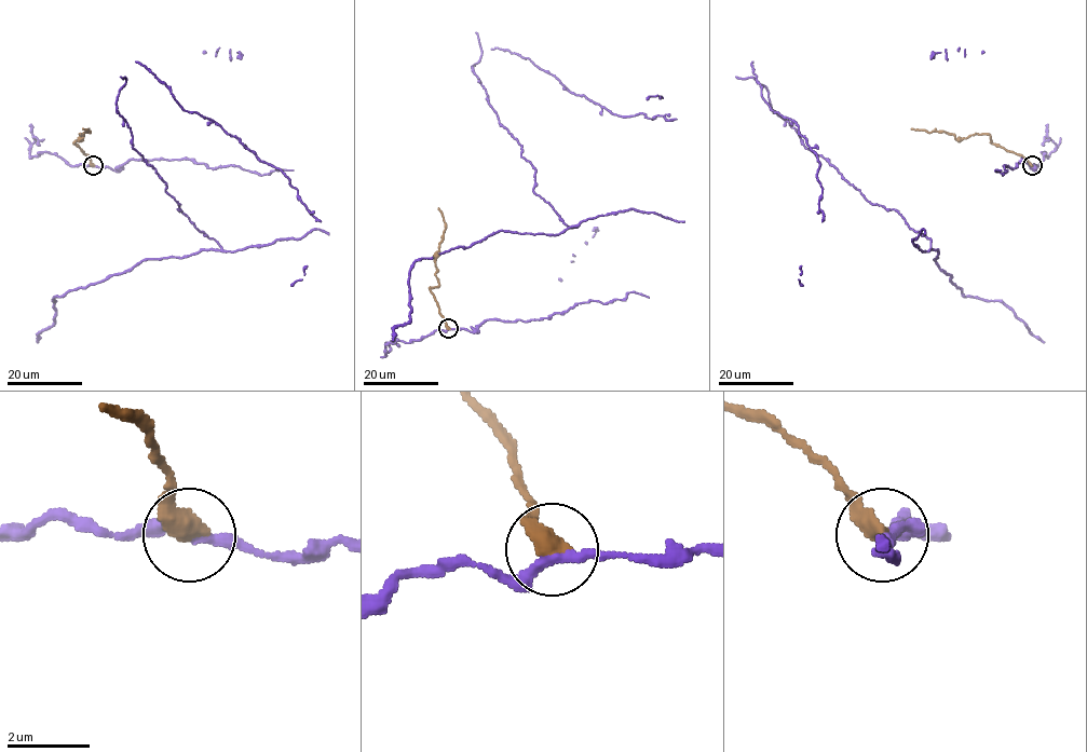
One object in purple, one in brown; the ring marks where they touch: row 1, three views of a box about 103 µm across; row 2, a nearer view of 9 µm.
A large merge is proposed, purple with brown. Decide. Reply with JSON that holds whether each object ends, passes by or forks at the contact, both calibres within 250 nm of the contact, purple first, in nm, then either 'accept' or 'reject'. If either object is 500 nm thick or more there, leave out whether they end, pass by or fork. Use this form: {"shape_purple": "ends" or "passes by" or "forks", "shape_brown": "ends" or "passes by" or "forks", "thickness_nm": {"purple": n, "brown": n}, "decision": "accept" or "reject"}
{"shape_purple": "passes by", "shape_brown": "ends", "thickness_nm": {"purple": 240, "brown": 480}, "decision": "reject"}

